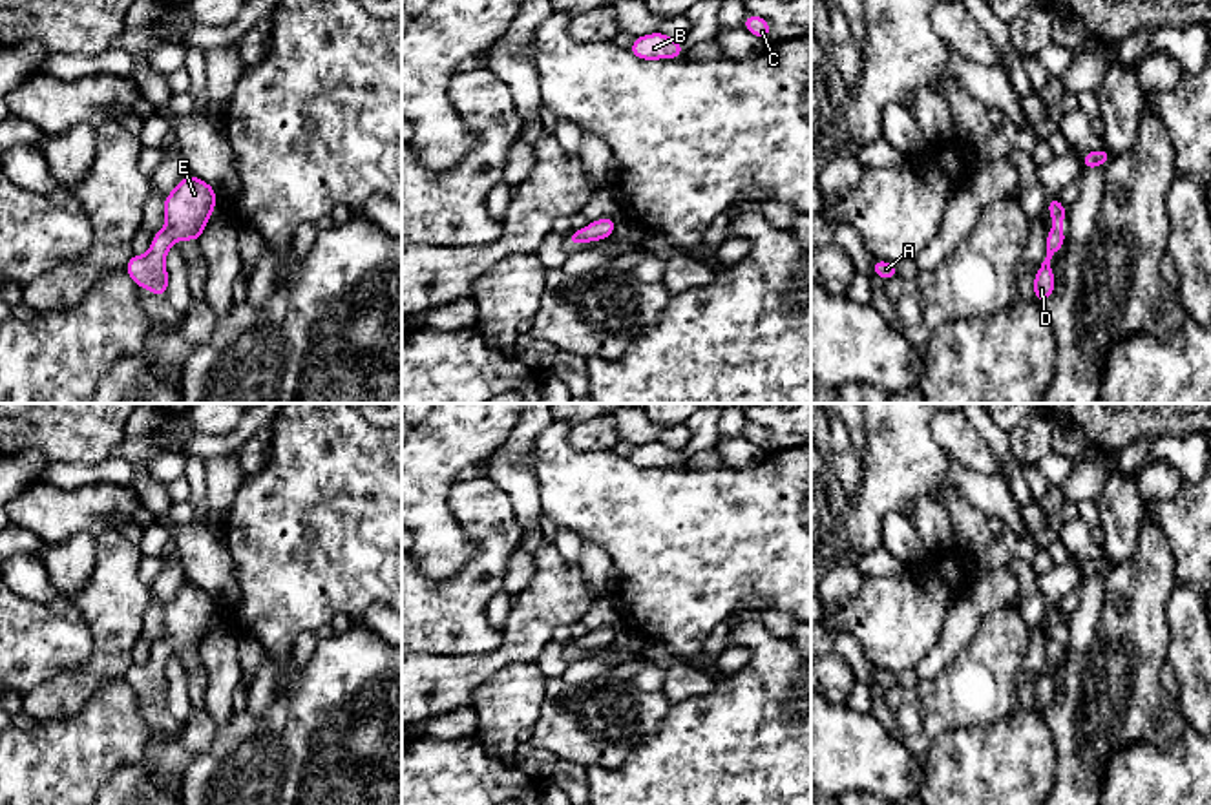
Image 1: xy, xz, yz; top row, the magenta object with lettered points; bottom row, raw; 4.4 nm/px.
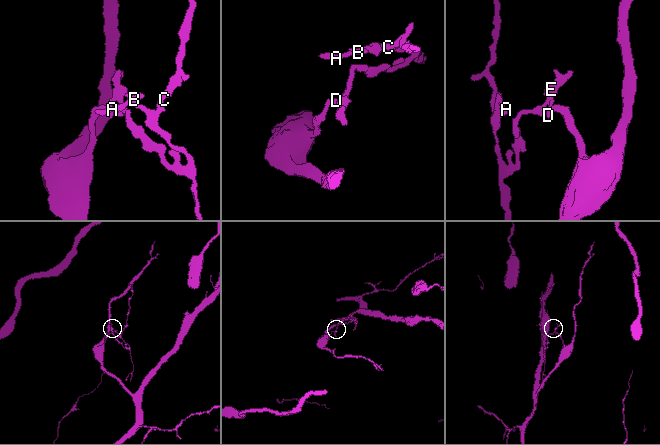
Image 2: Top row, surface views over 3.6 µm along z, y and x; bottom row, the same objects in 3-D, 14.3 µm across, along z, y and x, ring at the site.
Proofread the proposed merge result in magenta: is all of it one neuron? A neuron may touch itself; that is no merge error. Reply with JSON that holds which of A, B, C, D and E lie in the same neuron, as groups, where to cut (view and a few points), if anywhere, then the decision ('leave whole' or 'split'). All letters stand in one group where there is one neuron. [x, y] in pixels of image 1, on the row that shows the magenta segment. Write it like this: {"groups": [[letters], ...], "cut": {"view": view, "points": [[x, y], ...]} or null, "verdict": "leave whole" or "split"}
{"groups": [["A", "B", "C", "D", "E"]], "cut": null, "verdict": "leave whole"}

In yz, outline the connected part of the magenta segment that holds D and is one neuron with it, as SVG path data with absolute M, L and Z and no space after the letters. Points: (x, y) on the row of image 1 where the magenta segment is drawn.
M1056 195L1048 197L1047 206L1056 225L1047 232L1047 257L1034 277L1034 298L1043 303L1054 294L1054 272L1050 259L1059 248L1065 246L1065 232L1061 228L1061 223L1069 214L1069 210L1056 199Z

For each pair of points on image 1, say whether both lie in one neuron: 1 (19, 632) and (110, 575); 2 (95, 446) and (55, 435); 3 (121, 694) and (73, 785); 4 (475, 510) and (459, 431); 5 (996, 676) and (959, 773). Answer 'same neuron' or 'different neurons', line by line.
1: different neurons
2: same neuron
3: same neuron
4: different neurons
5: different neurons

